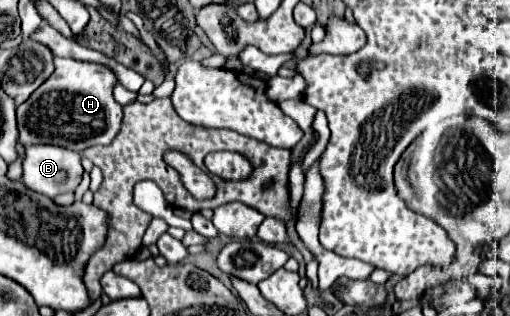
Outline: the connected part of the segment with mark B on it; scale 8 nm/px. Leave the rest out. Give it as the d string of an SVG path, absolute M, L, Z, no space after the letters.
M35 144L25 148L23 182L33 192L49 198L75 192L83 176L79 152L53 144Z

